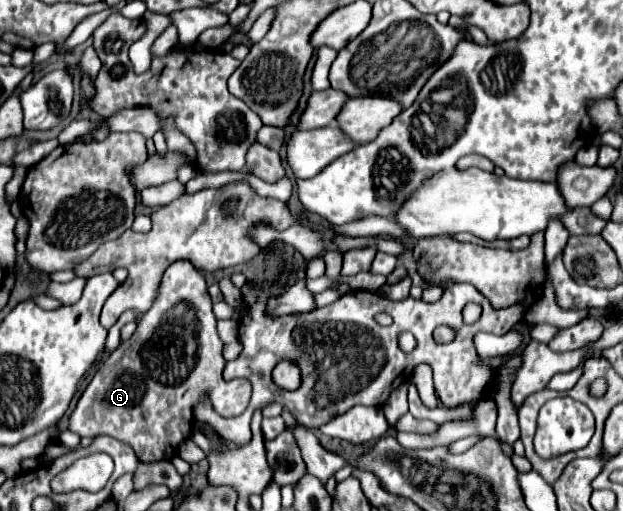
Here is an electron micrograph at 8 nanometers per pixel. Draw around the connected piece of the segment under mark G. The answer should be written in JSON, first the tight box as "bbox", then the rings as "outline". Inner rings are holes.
{"bbox":[69,260,251,462],"outline":[[[177,260],[173,262],[165,272],[163,272],[163,278],[161,278],[161,284],[159,284],[159,292],[157,292],[157,298],[153,302],[153,306],[139,318],[137,322],[137,330],[135,334],[127,340],[127,342],[121,342],[119,348],[115,352],[111,352],[111,356],[103,362],[103,366],[99,368],[99,372],[93,376],[91,384],[87,386],[87,390],[83,392],[75,412],[71,414],[71,420],[69,420],[69,430],[79,434],[79,436],[99,436],[99,434],[107,434],[107,436],[113,436],[121,442],[127,442],[135,448],[135,454],[141,462],[153,462],[153,460],[159,460],[159,458],[171,458],[175,452],[177,452],[177,446],[181,442],[185,442],[189,436],[191,436],[191,422],[193,422],[193,406],[195,402],[199,400],[199,396],[203,392],[209,392],[209,398],[211,398],[211,404],[213,408],[221,414],[221,416],[239,416],[245,408],[247,408],[247,402],[251,398],[251,384],[247,379],[234,379],[232,381],[225,381],[221,378],[221,372],[223,372],[223,366],[225,366],[225,360],[223,360],[223,342],[217,334],[217,320],[213,316],[213,310],[211,310],[211,298],[209,298],[209,292],[207,292],[207,284],[205,284],[205,278],[203,274],[191,264],[191,260]]]}

